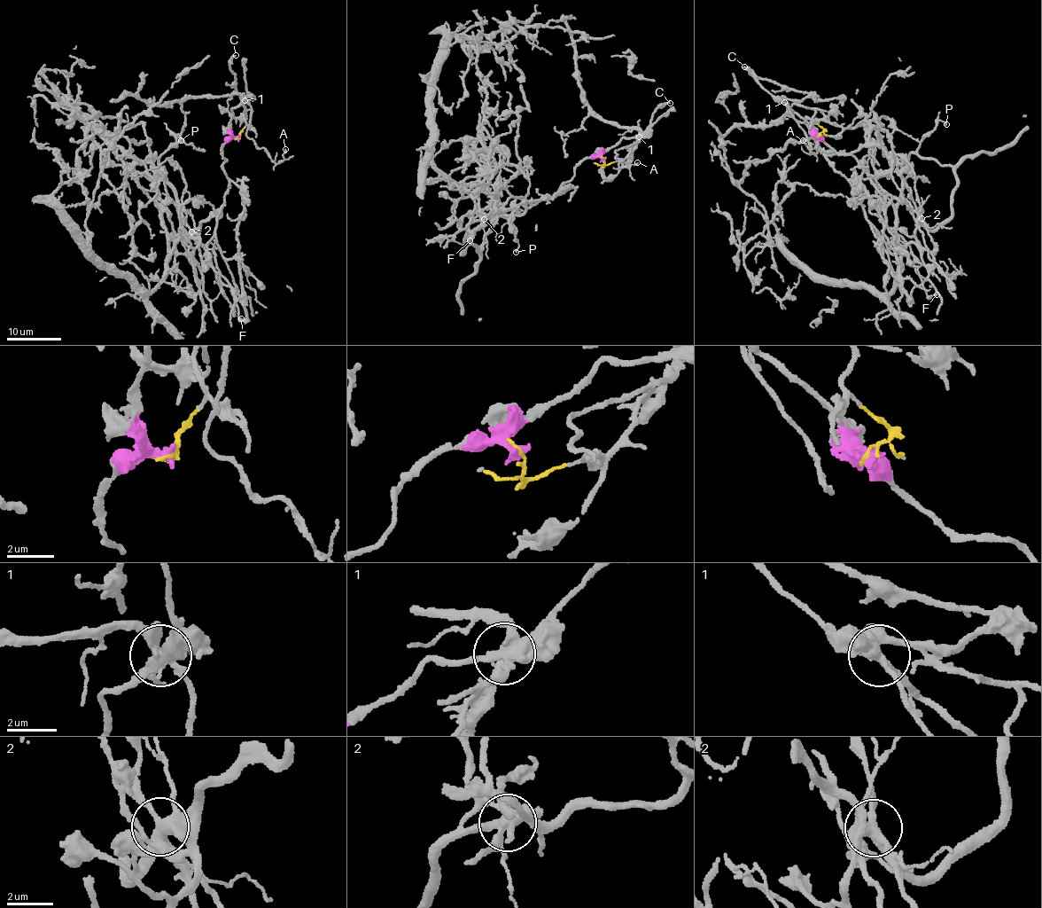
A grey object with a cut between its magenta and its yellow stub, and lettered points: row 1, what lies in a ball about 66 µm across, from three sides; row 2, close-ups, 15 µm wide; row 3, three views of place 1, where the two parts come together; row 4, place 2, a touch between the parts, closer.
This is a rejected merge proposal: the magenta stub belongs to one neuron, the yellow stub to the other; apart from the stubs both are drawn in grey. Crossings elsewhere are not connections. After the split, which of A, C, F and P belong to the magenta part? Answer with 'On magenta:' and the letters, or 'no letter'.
On magenta: F, P

